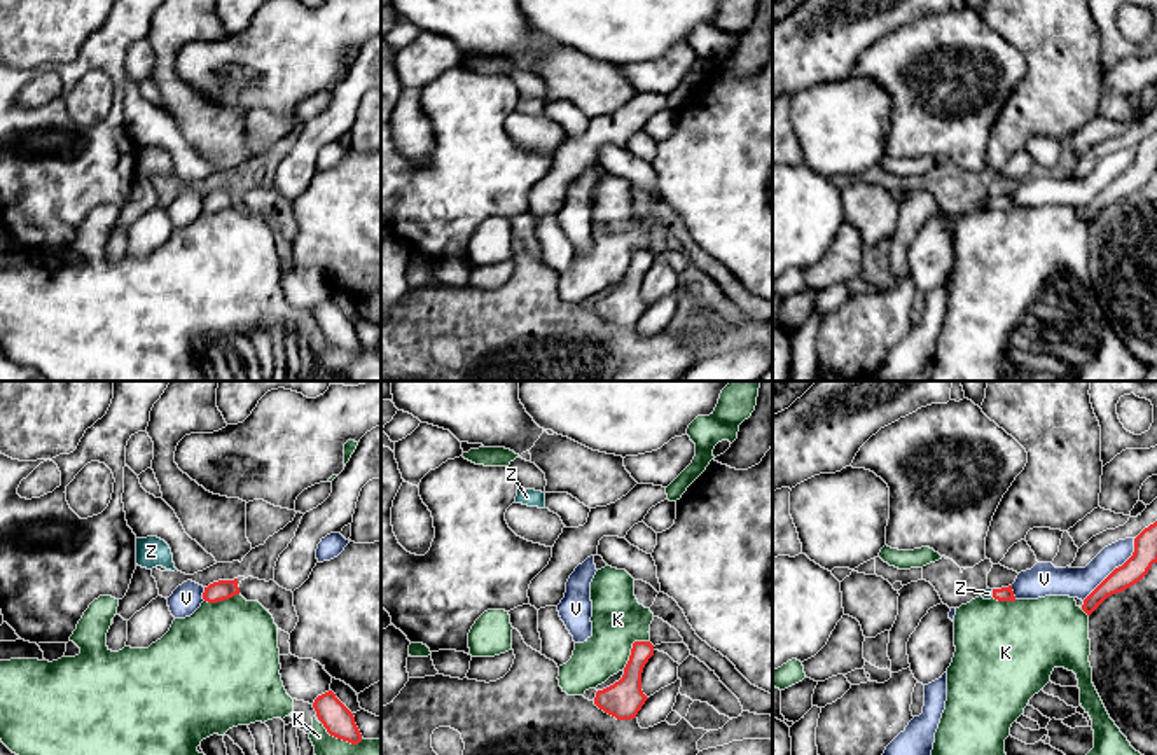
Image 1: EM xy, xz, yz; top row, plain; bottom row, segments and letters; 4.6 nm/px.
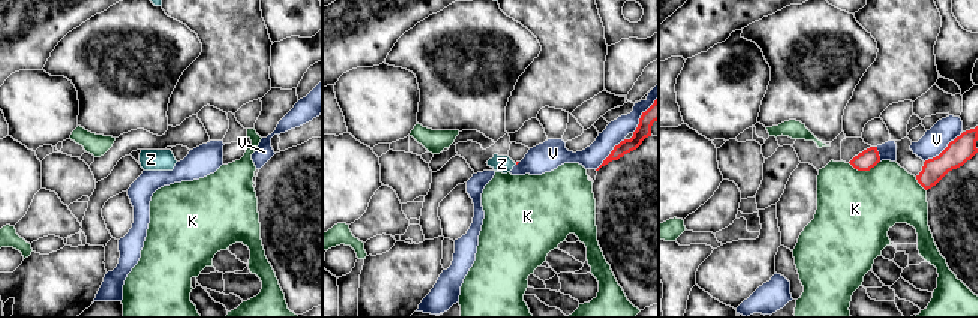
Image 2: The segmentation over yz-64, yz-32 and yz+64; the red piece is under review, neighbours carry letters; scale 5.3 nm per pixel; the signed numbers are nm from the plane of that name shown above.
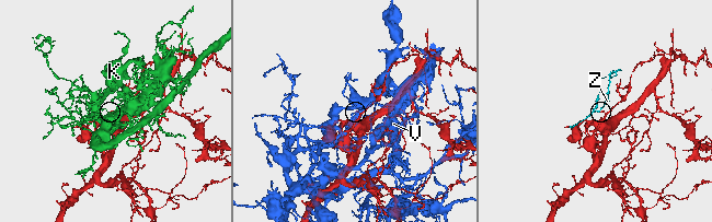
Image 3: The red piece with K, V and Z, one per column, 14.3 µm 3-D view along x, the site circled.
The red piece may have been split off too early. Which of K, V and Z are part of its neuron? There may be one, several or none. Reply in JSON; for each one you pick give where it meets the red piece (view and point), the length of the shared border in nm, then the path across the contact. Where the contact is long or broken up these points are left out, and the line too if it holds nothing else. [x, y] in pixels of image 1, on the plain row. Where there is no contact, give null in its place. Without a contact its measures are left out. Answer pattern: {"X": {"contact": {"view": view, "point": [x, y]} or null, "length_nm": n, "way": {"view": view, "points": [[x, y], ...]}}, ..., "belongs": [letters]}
{"Z": {"contact": {"view": "yz", "point": [993, 201]}, "length_nm": 40, "way": {"view": "yz", "points": [[1005, 201], [993, 201], [988, 201]]}}, "belongs": ["Z"]}

